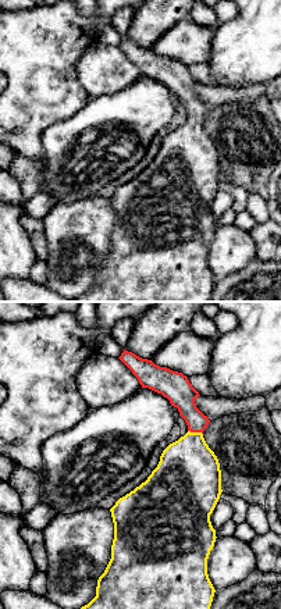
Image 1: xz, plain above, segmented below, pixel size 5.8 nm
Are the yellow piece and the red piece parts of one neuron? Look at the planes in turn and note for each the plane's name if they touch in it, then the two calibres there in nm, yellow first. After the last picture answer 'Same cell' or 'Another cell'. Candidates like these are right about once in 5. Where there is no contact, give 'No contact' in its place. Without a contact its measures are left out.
Touches yellow in xz. Thickness 380 nm (yellow) against 160 nm

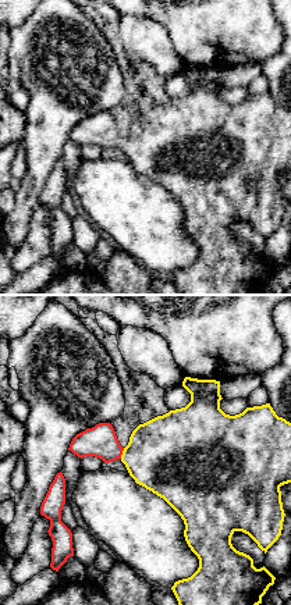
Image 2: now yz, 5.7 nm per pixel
Touches yellow in yz. Thickness 440 nm (yellow) against 190 nm

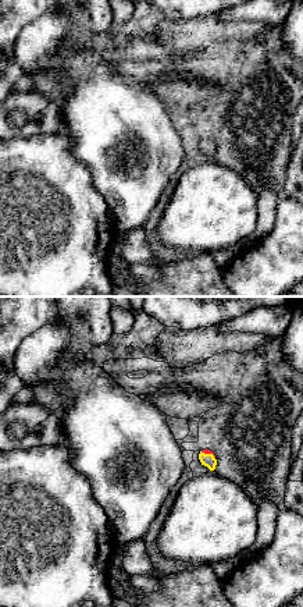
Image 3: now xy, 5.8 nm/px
Touches yellow in xy. Thickness 80 nm (yellow) against 30 nm

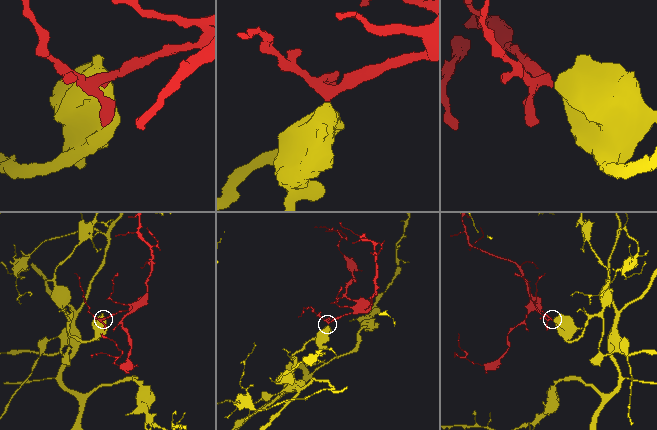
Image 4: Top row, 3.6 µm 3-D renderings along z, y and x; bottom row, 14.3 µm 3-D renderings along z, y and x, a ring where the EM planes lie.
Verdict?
Same cell

